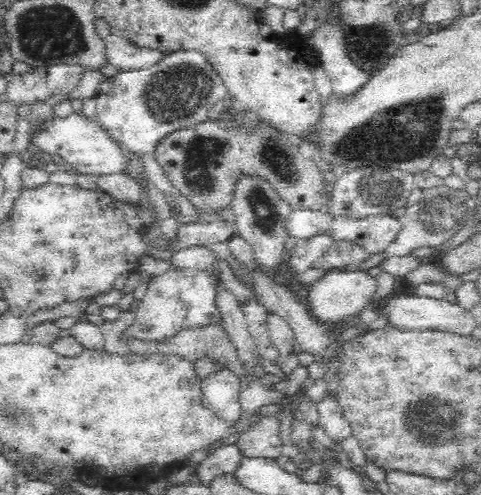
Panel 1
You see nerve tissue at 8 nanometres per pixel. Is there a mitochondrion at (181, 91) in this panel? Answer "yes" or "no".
yes

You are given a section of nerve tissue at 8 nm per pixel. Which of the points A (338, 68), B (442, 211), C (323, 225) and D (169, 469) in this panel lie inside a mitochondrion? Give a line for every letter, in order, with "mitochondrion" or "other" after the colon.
A: other
B: mitochondrion
C: other
D: other

